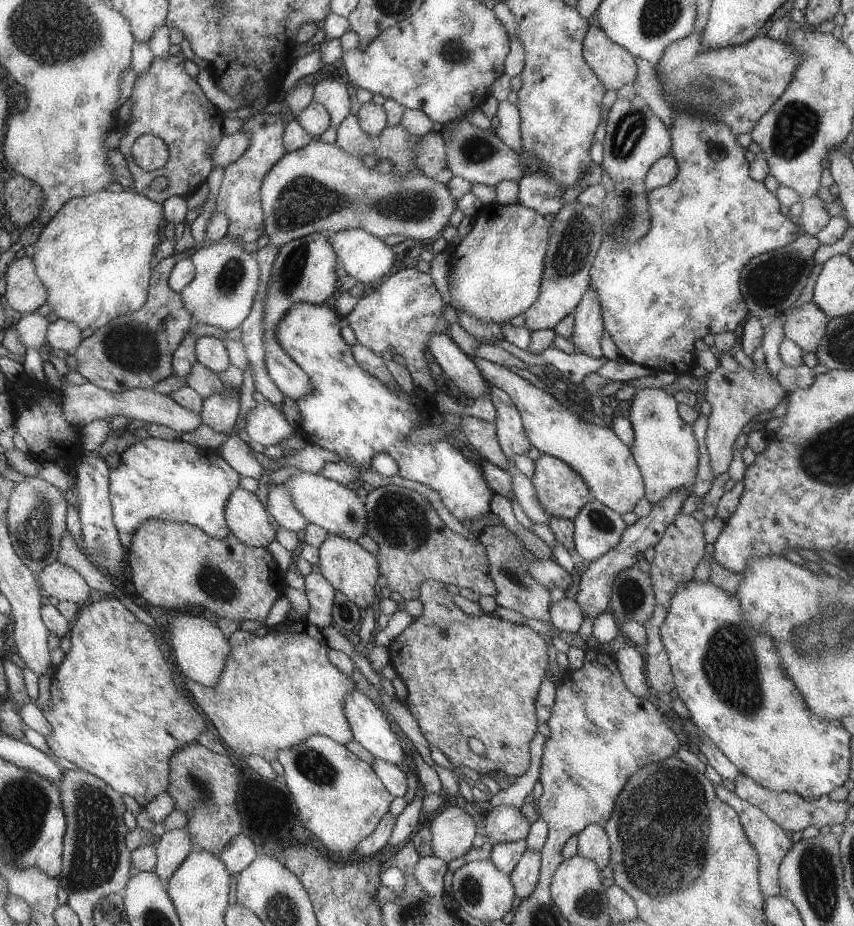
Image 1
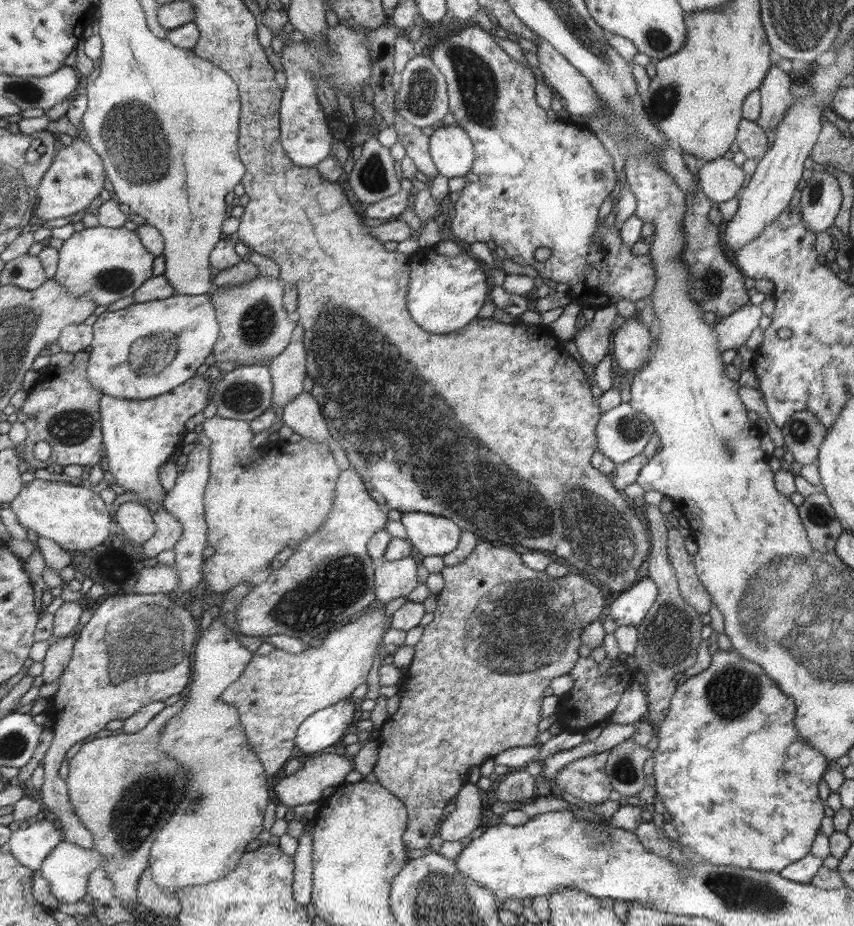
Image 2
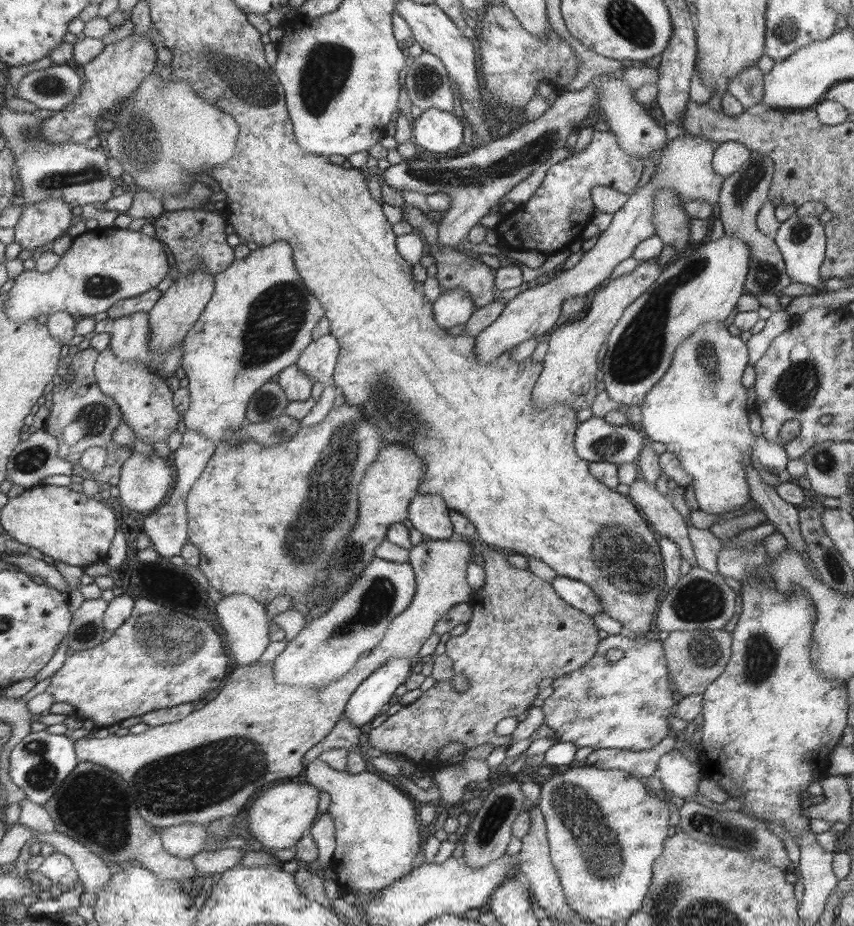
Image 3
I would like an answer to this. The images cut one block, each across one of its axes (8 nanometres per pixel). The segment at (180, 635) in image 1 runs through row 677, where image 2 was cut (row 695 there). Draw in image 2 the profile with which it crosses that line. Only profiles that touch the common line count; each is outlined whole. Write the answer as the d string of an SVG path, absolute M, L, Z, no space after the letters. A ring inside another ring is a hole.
M215 616L211 626L201 634L200 642L196 644L195 680L184 696L188 698L188 704L166 724L163 740L160 740L160 750L176 758L180 766L188 770L188 786L184 790L184 796L176 806L172 822L168 822L164 834L160 834L152 845L149 861L155 882L174 894L190 886L219 881L234 872L246 853L246 844L250 844L250 840L254 840L262 832L264 810L270 800L267 774L259 755L248 742L239 711L219 700L228 685L236 682L242 675L253 657L253 652L236 639L222 620Z

